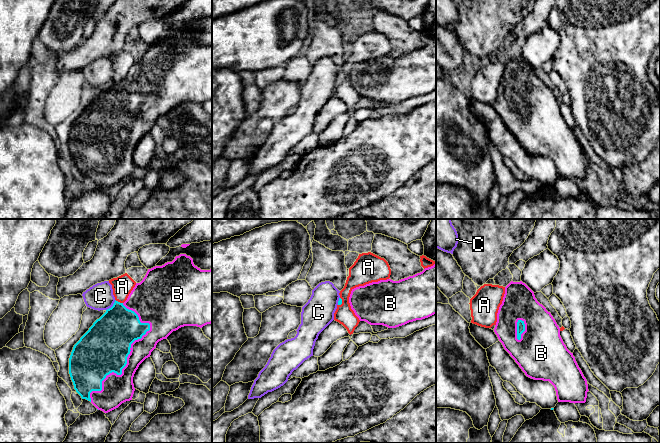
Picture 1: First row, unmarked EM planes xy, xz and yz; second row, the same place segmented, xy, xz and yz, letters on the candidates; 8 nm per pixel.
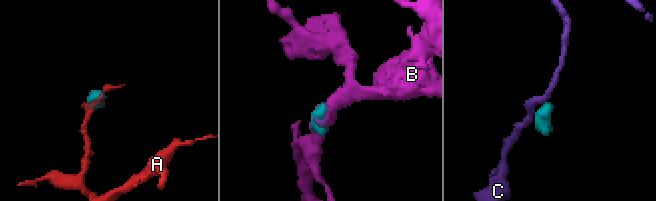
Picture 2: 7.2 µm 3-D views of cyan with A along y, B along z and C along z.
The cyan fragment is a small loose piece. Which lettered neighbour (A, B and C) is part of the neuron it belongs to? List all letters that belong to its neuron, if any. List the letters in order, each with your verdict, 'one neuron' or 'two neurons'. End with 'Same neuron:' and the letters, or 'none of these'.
A: two neurons
B: one neuron
C: two neurons
Same neuron: B

